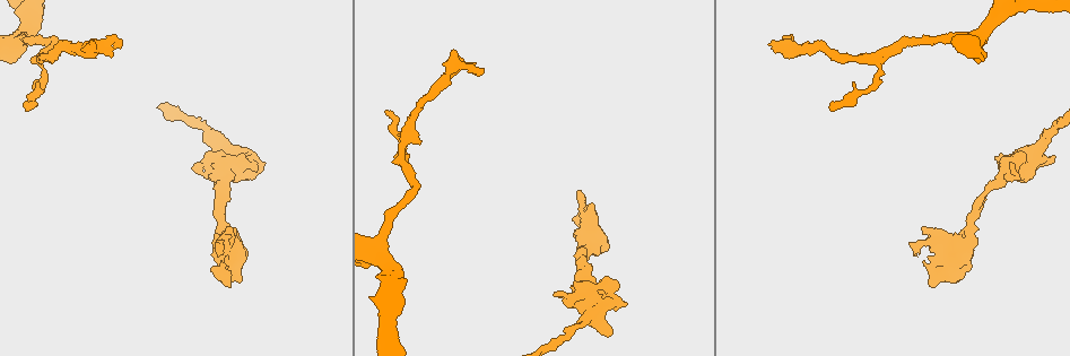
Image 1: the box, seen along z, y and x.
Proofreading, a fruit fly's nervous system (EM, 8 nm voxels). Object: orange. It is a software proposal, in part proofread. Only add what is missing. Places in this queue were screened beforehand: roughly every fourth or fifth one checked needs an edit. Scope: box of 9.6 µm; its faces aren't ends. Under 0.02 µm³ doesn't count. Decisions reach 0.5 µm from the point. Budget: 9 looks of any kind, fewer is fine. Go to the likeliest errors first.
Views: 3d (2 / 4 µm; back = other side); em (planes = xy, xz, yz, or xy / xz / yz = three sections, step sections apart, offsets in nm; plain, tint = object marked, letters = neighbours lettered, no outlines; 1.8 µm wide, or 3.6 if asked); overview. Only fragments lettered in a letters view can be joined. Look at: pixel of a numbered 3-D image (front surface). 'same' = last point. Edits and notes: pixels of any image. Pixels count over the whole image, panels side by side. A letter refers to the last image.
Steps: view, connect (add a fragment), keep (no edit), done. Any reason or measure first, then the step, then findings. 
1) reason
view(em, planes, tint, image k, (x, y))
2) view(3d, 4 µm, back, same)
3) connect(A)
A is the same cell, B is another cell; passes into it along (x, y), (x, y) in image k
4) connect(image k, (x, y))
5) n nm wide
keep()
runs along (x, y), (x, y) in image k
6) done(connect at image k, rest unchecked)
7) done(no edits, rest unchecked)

view(3d, 4 µm, image 1, (483, 71))

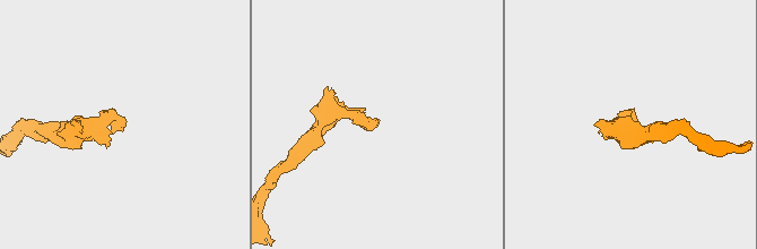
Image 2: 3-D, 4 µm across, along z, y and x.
view(em, yz, step 4, letters, image 2, (122, 128))

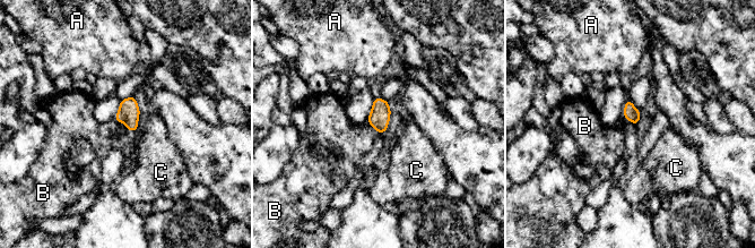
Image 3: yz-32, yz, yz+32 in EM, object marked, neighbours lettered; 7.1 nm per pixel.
connect(B)
B is the same cell, A and C are other cells; it goes on there

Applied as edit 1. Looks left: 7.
free end
view(3d, 4 µm, image 1, (387, 111))

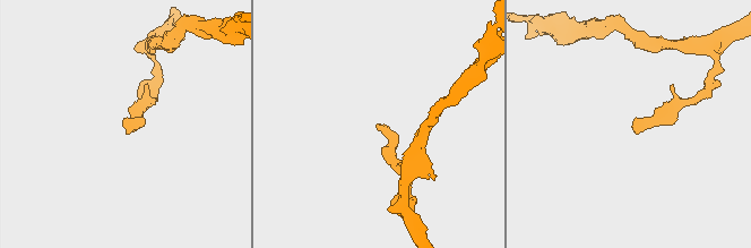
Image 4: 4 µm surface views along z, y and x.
view(em, planes, letters, image 4, (376, 125))

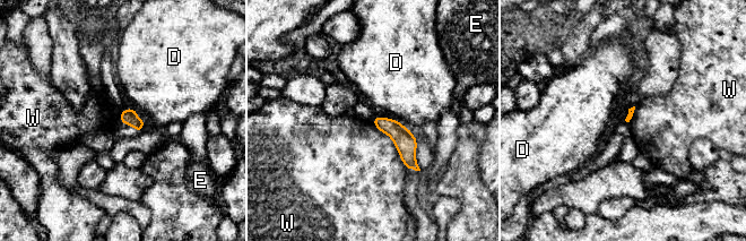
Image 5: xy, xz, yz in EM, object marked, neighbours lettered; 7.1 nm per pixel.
keep()
D, E and W are other cells; border along (371, 121), (391, 139), (407, 169) in image 5; no lettered fragment goes on from it

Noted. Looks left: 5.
branch stops here
view(em, xz, step 8, letters, image 1, (206, 152))

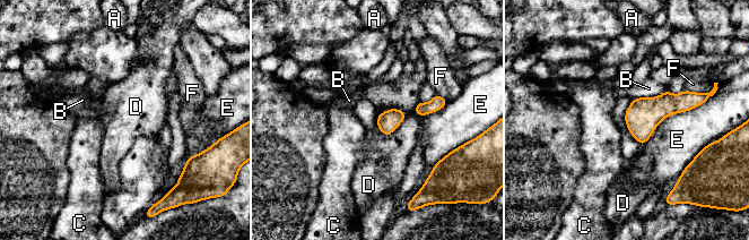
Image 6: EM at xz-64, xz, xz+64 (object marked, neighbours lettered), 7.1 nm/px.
cut it another way
view(em, planes, letters, same)

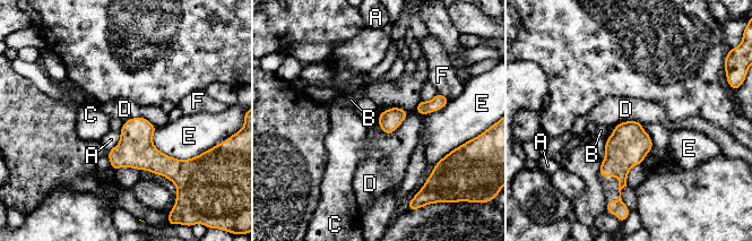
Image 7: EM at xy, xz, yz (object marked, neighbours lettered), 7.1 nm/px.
160 nm wide
keep()
A, B, C, D, E and F are other cells; border along (407, 112), (390, 134), (378, 126) in image 7; none of them fits

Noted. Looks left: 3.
done(connect at image 3, rest unchecked)

